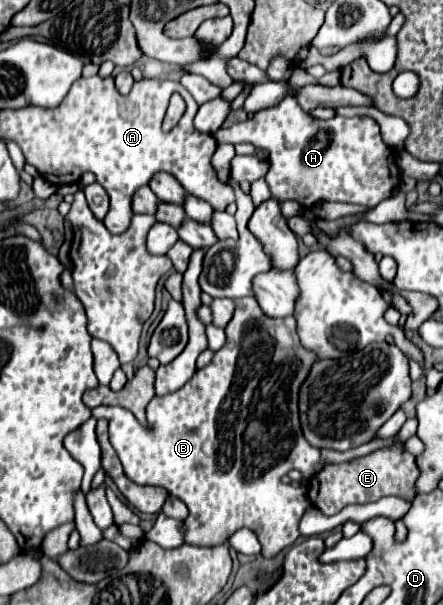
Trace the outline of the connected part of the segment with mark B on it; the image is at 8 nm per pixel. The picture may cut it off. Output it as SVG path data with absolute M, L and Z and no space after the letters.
M247 297L247 299L235 299L235 317L231 317L231 323L227 323L225 327L225 335L227 335L227 343L215 351L213 359L209 361L209 365L205 365L203 369L197 369L195 375L177 391L177 393L171 393L171 395L165 395L165 397L153 397L151 403L147 405L147 421L149 421L149 429L141 427L139 421L135 419L135 415L123 407L107 407L107 405L101 405L101 407L95 407L91 409L91 415L95 419L107 419L109 421L109 441L125 469L125 475L139 483L139 485L159 485L159 487L165 487L171 495L177 495L179 499L183 499L189 507L189 515L187 519L183 521L183 529L185 529L185 543L189 545L197 545L197 547L215 547L219 543L225 543L237 529L241 527L249 527L251 531L255 531L259 543L261 544L261 555L271 559L275 557L279 551L291 547L297 537L299 537L299 519L303 517L305 509L309 507L309 499L307 499L307 491L305 489L297 489L297 487L291 487L291 485L285 485L281 483L281 477L289 471L289 469L299 469L303 471L305 475L311 475L315 473L315 463L319 463L319 449L311 447L307 443L307 439L303 437L301 433L301 427L299 427L299 411L297 411L297 393L299 393L299 387L301 383L305 381L311 365L317 361L315 353L307 351L301 347L299 343L299 337L295 335L295 319L293 317L285 317L285 319L269 319L257 305L255 297Z

